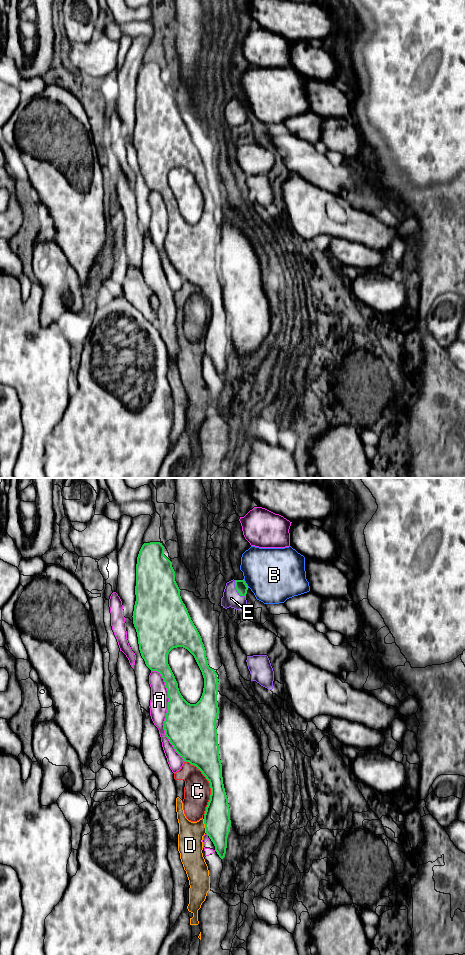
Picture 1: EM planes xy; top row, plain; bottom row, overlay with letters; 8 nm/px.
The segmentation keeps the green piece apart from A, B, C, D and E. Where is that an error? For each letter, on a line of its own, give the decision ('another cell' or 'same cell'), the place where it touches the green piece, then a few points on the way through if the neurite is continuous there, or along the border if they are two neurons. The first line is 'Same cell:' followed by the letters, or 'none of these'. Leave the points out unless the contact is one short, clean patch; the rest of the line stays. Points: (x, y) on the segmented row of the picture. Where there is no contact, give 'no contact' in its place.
Same cell: E
A: another cell; meets green in xy at (166, 713)
B: another cell; meets green in xy at (245, 583)
C: another cell; meets green in xy at (210, 785)
D: another cell; meets green in xy at (205, 826); border along xy (203, 819), (206, 832)
E: same cell; meets green in xy at (236, 589); runs through xy (240, 585), (236, 589), (231, 598)

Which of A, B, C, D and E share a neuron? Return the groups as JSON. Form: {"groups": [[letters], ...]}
{"groups": [["A"], ["B"], ["C", "D"], ["E"]]}

